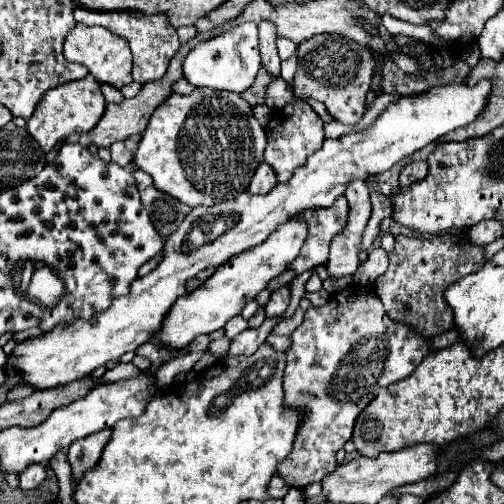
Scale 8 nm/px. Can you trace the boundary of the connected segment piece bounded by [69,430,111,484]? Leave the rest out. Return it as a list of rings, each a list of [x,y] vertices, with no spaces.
[[[111,430],[97,432],[95,436],[85,436],[83,440],[75,440],[75,444],[69,446],[69,462],[73,466],[73,484],[81,480],[83,472],[93,468],[99,462],[99,456],[105,448],[105,444],[111,438]]]

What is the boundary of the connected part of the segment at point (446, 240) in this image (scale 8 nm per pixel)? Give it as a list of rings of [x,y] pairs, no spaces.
[[[397,236],[395,248],[389,252],[389,268],[373,288],[391,320],[411,326],[415,334],[429,340],[453,328],[451,308],[443,300],[445,288],[461,276],[477,272],[483,264],[483,248],[469,242],[457,244],[455,236],[433,236],[429,242],[425,236]]]

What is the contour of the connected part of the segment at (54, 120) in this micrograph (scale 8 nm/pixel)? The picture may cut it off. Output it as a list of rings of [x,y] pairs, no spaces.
[[[89,74],[81,80],[67,82],[59,88],[53,88],[51,92],[45,92],[43,100],[39,100],[33,116],[27,120],[27,130],[41,144],[41,148],[45,152],[49,152],[59,140],[65,140],[69,134],[89,132],[99,122],[103,112],[105,112],[105,98],[101,94],[101,86]]]

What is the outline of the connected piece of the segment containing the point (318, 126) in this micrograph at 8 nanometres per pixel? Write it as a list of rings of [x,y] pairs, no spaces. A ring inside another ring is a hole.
[[[289,102],[283,110],[275,112],[267,132],[267,146],[265,146],[265,162],[275,168],[279,182],[289,182],[293,172],[307,162],[307,156],[317,152],[325,140],[323,132],[323,120],[313,112],[313,108],[307,102]]]

